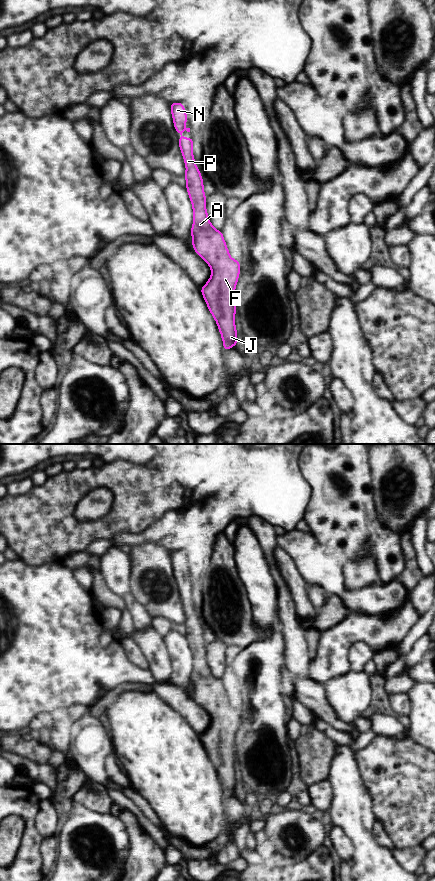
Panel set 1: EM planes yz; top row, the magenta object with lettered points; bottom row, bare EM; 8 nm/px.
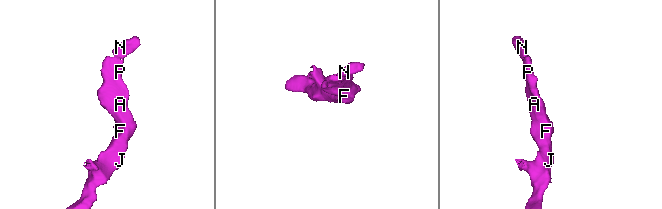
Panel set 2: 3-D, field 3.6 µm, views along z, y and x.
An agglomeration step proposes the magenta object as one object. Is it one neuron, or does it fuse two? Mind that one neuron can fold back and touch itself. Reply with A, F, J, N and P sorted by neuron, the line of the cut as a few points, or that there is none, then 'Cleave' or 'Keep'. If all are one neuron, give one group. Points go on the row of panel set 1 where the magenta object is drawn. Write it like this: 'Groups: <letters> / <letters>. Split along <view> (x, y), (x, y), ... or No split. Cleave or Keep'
Groups: A F J N P. No split. Keep

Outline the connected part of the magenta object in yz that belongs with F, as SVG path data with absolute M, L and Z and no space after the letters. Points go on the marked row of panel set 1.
M182 102L169 104L171 107L174 128L176 132L181 135L178 137L179 148L185 162L186 172L184 177L186 179L186 189L193 208L193 225L191 227L192 246L196 254L199 255L211 269L211 277L206 284L200 288L200 290L208 306L208 310L217 323L221 338L223 340L223 347L226 352L238 344L235 325L235 288L240 274L240 262L230 256L222 231L215 229L209 220L206 209L206 195L204 193L203 178L193 156L193 137L184 138L182 136L184 129L187 132L190 132L190 128L185 127L187 123L187 113L185 111L185 107Z

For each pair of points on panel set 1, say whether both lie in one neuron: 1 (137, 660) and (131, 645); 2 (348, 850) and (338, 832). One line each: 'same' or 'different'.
1: same
2: same

